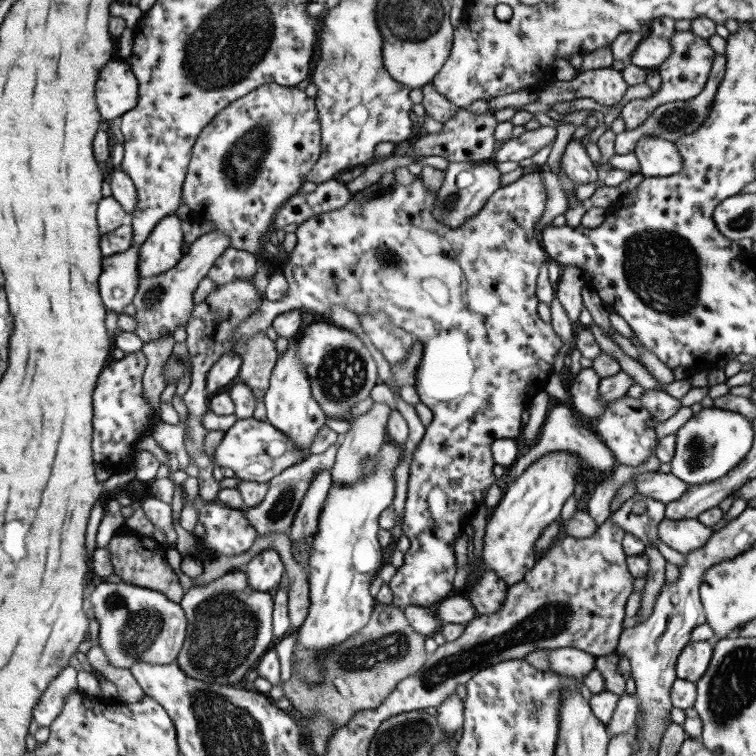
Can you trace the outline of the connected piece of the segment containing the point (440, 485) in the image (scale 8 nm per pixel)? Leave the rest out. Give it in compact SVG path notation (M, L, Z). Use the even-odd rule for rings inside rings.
M536 169L534 172L522 174L509 185L499 187L489 196L483 208L475 216L466 218L464 224L459 228L449 228L432 219L430 210L436 197L436 192L427 194L420 177L420 175L415 176L414 181L409 186L395 183L393 189L383 188L379 195L368 201L355 203L350 198L341 208L309 216L307 220L299 224L294 230L296 236L295 246L291 253L288 254L289 259L282 266L281 274L286 278L288 284L287 292L275 302L265 301L262 298L257 310L235 327L235 330L232 332L231 342L231 345L235 345L242 340L248 339L252 334L265 331L278 314L288 310L307 310L312 314L328 316L331 304L341 304L347 310L357 314L357 316L372 315L377 311L383 311L389 317L393 326L402 328L405 332L412 334L417 341L421 342L421 360L417 365L416 374L413 376L413 384L420 402L425 404L432 412L432 420L424 428L424 435L412 452L411 465L409 466L406 498L401 518L401 531L409 541L409 549L403 555L403 564L396 568L395 574L387 583L389 590L392 592L393 600L391 605L397 608L397 610L405 610L405 606L409 606L409 604L431 609L432 606L439 604L442 599L452 594L451 581L456 570L453 543L455 543L455 539L457 539L457 535L463 530L463 527L470 524L471 517L475 514L475 508L481 505L481 501L484 501L485 492L492 484L498 483L495 476L493 476L493 472L491 472L494 460L489 446L491 446L494 440L499 440L500 438L515 439L521 435L521 418L519 415L523 412L523 409L527 408L533 394L541 391L545 386L547 377L552 373L553 358L555 358L559 348L563 345L552 326L543 322L536 311L538 300L535 297L535 280L537 280L541 264L548 261L533 228L533 224L543 214L543 209L545 208L545 192L543 185L539 181L539 170Z

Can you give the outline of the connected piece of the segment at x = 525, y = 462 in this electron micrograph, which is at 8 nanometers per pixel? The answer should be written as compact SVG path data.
M568 404L555 405L549 412L546 412L544 421L540 426L539 433L535 439L534 446L523 457L519 457L513 466L510 466L506 477L499 482L501 491L505 490L509 482L513 482L519 474L523 474L523 470L529 466L529 462L537 460L541 455L553 451L564 450L577 453L583 460L586 469L597 472L612 472L616 465L613 453L602 443L602 441L591 431L584 427L577 426L575 421L576 412Z

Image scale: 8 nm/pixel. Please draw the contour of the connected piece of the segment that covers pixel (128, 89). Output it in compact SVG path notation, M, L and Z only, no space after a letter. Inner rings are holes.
M113 58L101 68L94 86L94 101L103 121L131 110L136 105L137 95L137 79L123 59Z

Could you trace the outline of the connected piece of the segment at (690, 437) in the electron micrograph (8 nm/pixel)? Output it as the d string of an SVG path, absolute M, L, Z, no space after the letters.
M702 407L674 433L676 436L674 453L669 461L670 474L689 485L711 483L727 475L748 453L753 442L751 420L738 412Z

